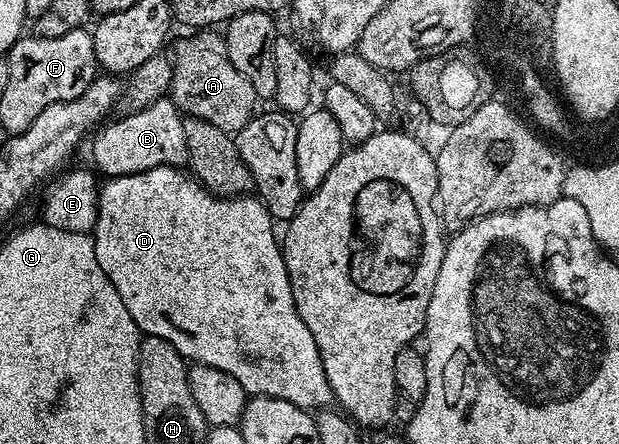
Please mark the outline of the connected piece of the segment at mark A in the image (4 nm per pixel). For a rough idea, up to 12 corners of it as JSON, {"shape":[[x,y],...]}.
{"shape":[[198,31],[172,50],[169,96],[186,117],[237,135],[252,83],[226,42]]}

